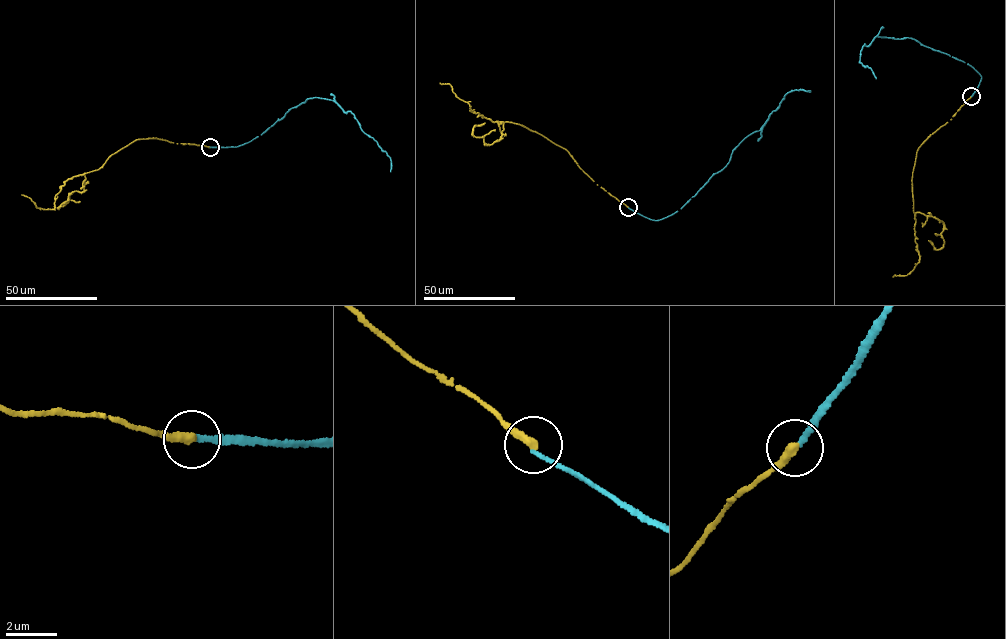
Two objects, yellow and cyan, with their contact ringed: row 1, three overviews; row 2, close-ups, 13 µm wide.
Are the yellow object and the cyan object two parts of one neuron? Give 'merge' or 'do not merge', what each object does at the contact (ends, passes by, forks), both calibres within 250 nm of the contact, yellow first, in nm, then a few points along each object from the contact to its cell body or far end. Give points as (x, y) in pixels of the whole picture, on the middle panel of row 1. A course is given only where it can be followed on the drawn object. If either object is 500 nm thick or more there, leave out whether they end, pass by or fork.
do not merge; yellow ends there; cyan ends there; 360 nm thick on the yellow side, 160 nm on the other; yellow runs (628, 207), (598, 185), (567, 151), (526, 127), (493, 122), (478, 115), (456, 96), (451, 85), (439, 83); cyan runs (628, 208), (654, 220), (672, 215), (726, 165), (743, 139), (760, 130), (785, 95), (795, 89), (808, 90)

